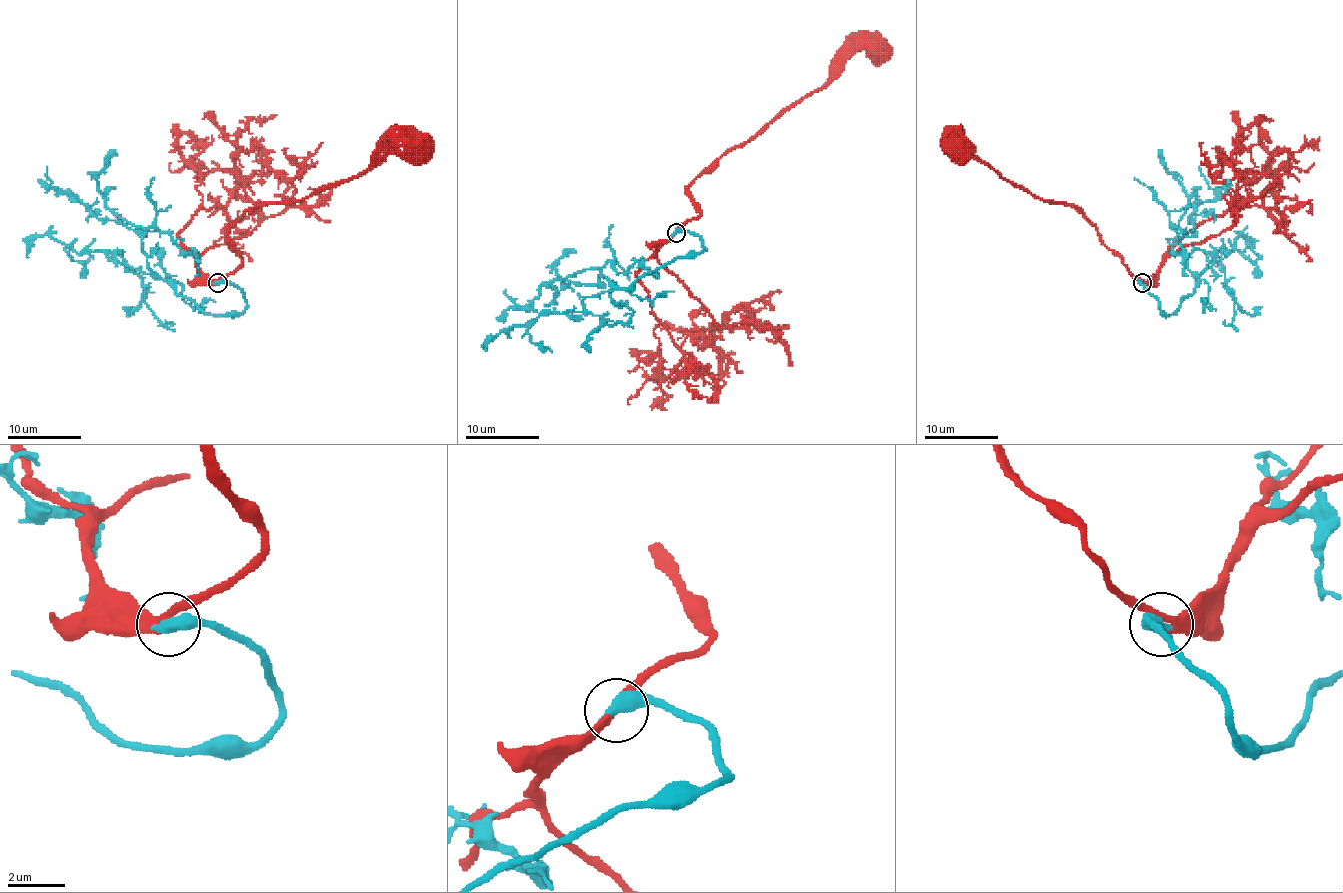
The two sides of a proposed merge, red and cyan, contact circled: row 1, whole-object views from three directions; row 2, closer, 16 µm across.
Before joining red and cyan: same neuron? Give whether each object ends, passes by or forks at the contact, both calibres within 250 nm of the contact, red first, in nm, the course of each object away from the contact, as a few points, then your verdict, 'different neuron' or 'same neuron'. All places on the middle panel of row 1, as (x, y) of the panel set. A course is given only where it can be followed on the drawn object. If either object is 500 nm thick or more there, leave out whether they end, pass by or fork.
280 nm thick on the red side, 550 nm on the other; red runs (675, 232), (699, 214), (699, 206), (687, 193), (687, 188), (705, 169), (816, 92), (858, 49), (879, 49); cyan runs (675, 232), (705, 249), (635, 284), (600, 271), (596, 284), (553, 280), (528, 306), (505, 289); same neuron

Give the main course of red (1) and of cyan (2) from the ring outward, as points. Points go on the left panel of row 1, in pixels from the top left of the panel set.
1: (217, 281), (241, 263), (228, 229), (247, 211), (300, 202), (357, 178), (391, 153), (420, 152)
2: (217, 283), (241, 290), (247, 307), (210, 314), (184, 298), (149, 266), (137, 233), (58, 192), (47, 166)

